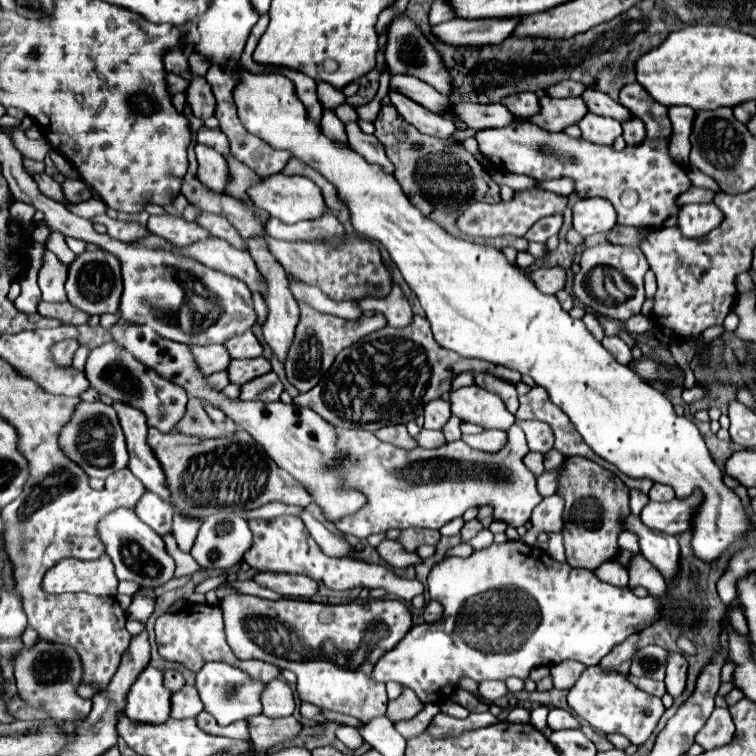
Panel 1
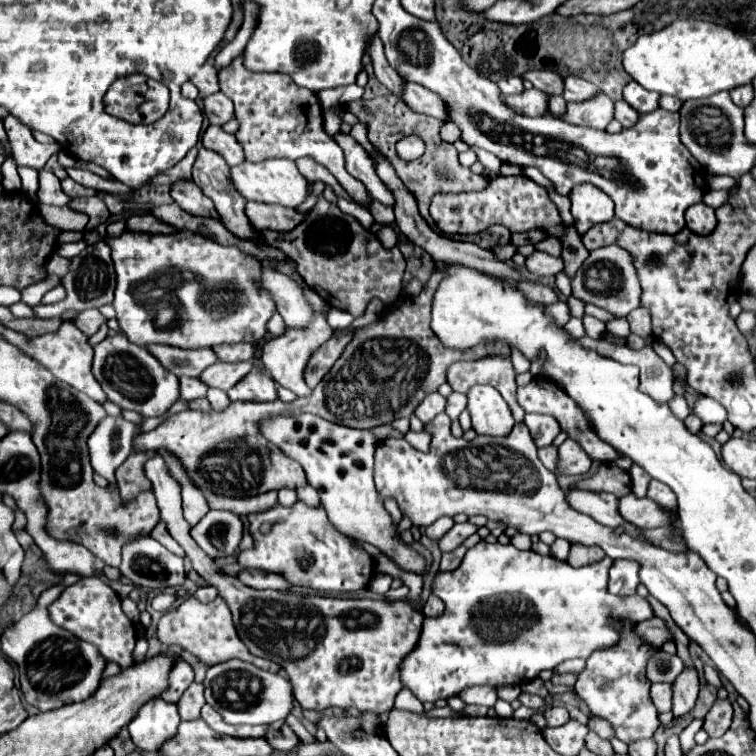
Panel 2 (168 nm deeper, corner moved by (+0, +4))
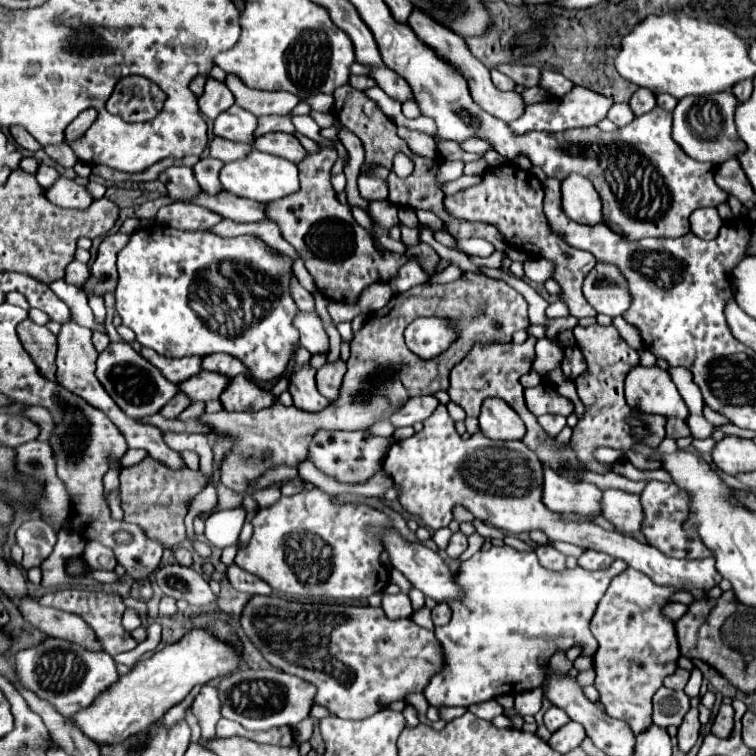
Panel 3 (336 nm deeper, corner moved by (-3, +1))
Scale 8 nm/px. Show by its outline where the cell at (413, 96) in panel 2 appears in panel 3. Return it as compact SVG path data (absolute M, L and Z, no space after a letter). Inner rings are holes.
M366 65L366 67L368 67L368 77L372 77L376 81L376 85L390 97L394 97L402 103L412 97L410 87L406 87L406 81L400 75L396 75L394 71L390 71L388 67L376 67L376 65Z

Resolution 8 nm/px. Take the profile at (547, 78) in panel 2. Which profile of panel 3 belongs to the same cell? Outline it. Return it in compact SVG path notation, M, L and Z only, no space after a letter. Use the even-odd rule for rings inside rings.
M502 63L502 65L496 65L496 69L504 75L508 75L514 83L520 83L524 87L536 87L536 83L538 83L538 67Z

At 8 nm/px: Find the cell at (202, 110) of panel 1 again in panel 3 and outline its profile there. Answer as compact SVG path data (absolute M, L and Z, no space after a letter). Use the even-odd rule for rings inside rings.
M234 105L226 115L218 115L214 121L214 135L238 143L254 143L256 127L258 119L250 111Z

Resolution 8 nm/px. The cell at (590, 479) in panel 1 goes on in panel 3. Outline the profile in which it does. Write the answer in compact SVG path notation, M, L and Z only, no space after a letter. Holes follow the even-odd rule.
M586 551L580 559L578 559L578 565L582 569L588 569L588 571L598 571L598 569L608 569L610 565L614 563L614 559L610 559L606 553L600 553L600 551Z

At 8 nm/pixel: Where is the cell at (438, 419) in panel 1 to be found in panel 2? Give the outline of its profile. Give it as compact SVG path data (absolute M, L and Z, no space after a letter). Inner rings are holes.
M433 392L431 396L425 396L425 400L419 404L419 408L415 410L415 416L423 422L429 424L437 414L441 414L445 410L445 398L439 392Z

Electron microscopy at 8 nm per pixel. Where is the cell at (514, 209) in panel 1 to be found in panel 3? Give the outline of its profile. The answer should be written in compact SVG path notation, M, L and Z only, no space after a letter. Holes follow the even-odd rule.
M502 163L496 167L488 167L482 175L480 185L474 185L454 195L446 196L444 205L454 217L494 225L510 247L520 249L528 253L530 257L544 257L556 263L552 279L560 285L558 299L566 303L570 315L574 315L576 319L588 317L588 315L594 317L596 311L590 307L590 303L586 303L582 295L582 281L594 269L596 259L586 251L564 247L562 239L558 239L558 235L554 235L546 223L546 217L542 211L542 199L544 199L542 183L536 179L532 171L524 171L520 167L514 167L512 163Z

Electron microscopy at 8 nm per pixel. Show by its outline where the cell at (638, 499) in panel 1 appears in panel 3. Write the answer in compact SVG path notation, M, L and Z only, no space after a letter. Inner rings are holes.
M576 325L572 329L574 333L574 339L576 339L576 345L580 347L582 355L584 355L584 361L586 361L586 371L582 375L576 377L576 387L578 387L578 397L584 405L584 417L578 419L576 427L574 427L574 435L572 435L572 441L574 443L574 449L578 451L578 459L582 459L582 463L586 463L586 469L588 471L600 471L600 473L606 473L610 471L610 465L606 463L600 463L596 457L594 457L594 451L598 447L610 447L610 449L618 449L624 453L624 457L638 469L658 469L660 467L660 461L658 459L652 459L652 457L646 457L646 455L640 455L640 453L634 453L634 445L646 445L646 447L652 447L656 449L662 439L666 437L666 431L664 431L664 423L666 419L664 417L654 417L654 415L638 415L650 429L650 435L646 435L646 439L636 439L628 421L630 417L634 415L632 407L626 403L624 396L624 381L626 375L630 373L630 369L634 369L636 365L640 365L640 355L636 349L632 349L618 333L618 329L614 325L588 325L588 327L580 327Z

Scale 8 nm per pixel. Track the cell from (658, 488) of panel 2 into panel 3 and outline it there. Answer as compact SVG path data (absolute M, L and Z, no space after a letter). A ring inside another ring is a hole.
M650 481L644 491L640 493L640 503L642 503L642 511L644 511L644 519L642 519L642 533L646 537L646 541L652 547L658 547L658 551L662 551L666 557L674 557L674 559L706 559L712 557L710 549L702 543L700 535L696 531L684 531L684 523L690 515L690 495L686 495L686 491L682 491L678 485L668 485L662 481Z

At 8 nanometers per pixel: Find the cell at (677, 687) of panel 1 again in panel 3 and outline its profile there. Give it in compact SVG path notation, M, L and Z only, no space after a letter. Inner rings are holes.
M690 709L682 721L682 725L678 727L678 749L686 755L696 739L700 735L700 721L698 721L698 711L696 709Z

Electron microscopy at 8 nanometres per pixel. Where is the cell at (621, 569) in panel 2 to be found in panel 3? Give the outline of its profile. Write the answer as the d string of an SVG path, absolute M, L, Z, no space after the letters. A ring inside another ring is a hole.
M628 567L612 579L590 621L590 631L598 641L594 687L600 691L600 703L606 713L626 721L634 735L652 725L652 695L662 687L664 677L678 667L680 647L674 621L662 613L674 593L674 587L656 585L642 571Z

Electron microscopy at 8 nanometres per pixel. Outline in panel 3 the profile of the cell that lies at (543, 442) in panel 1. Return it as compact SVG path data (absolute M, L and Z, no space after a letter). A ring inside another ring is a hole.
M542 415L542 417L538 417L538 423L542 425L542 429L548 435L556 437L566 427L566 417L562 417L562 415Z

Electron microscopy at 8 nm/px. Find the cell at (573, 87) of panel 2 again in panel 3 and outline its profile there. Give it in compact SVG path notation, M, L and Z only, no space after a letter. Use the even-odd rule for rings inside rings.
M542 71L540 73L540 81L538 81L538 87L548 91L554 97L566 95L566 91L570 91L572 85L574 83L570 79L566 79L562 73L554 73L554 71Z

